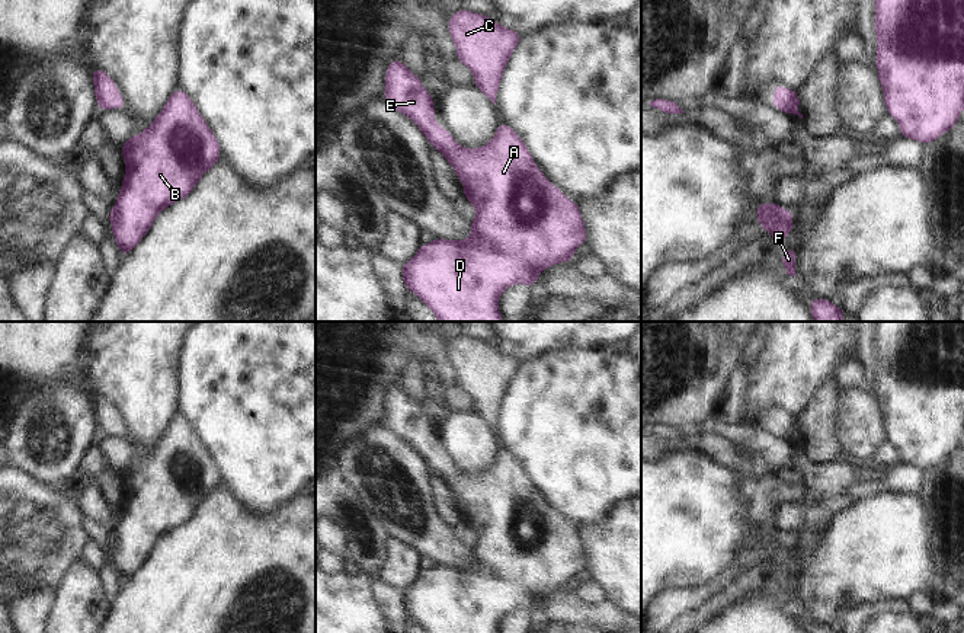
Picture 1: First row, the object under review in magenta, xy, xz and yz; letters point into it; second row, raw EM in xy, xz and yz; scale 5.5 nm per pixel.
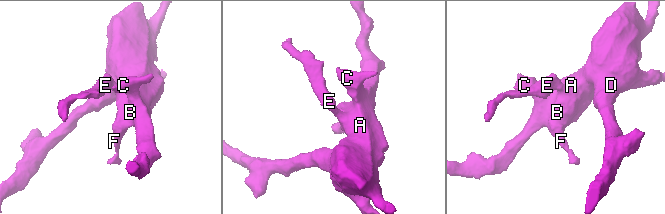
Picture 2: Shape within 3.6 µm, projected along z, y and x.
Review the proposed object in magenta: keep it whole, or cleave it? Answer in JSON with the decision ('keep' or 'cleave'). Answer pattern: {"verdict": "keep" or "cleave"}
{"verdict": "keep"}

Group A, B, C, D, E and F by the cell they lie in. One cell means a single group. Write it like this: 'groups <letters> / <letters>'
groups A B C D E F

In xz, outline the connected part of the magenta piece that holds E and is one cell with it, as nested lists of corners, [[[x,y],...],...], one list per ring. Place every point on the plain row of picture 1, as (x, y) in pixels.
[[[401,386],[388,390],[384,425],[409,442],[433,474],[443,480],[477,538],[468,566],[435,565],[420,570],[417,579],[401,592],[404,611],[427,633],[499,633],[500,620],[510,611],[531,613],[545,594],[571,588],[576,573],[586,569],[580,534],[545,503],[513,454],[500,447],[489,470],[475,476],[461,473],[438,451],[432,422]]]

